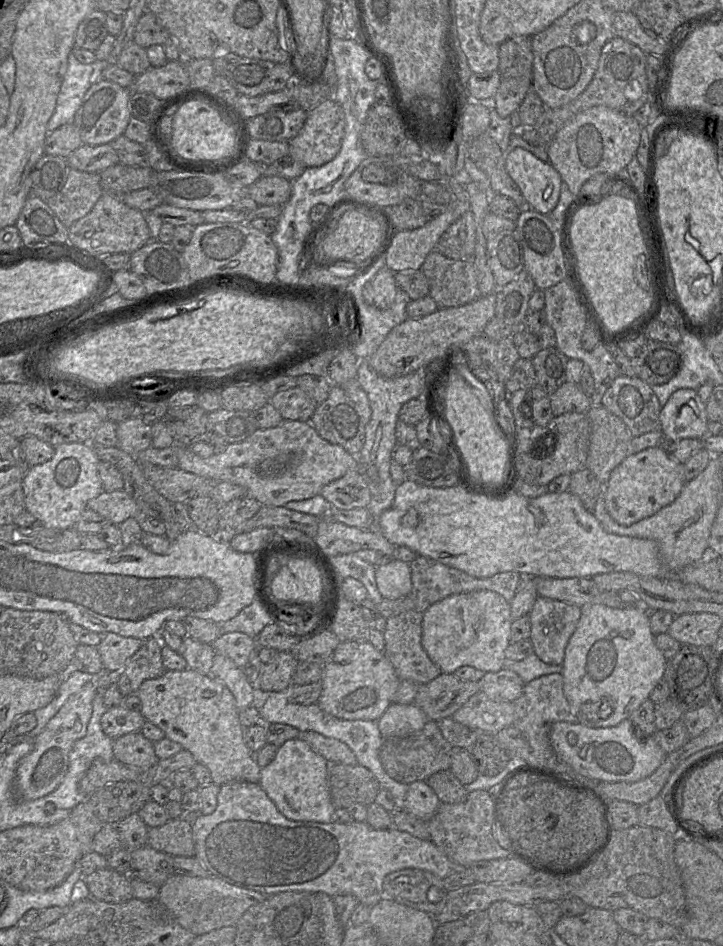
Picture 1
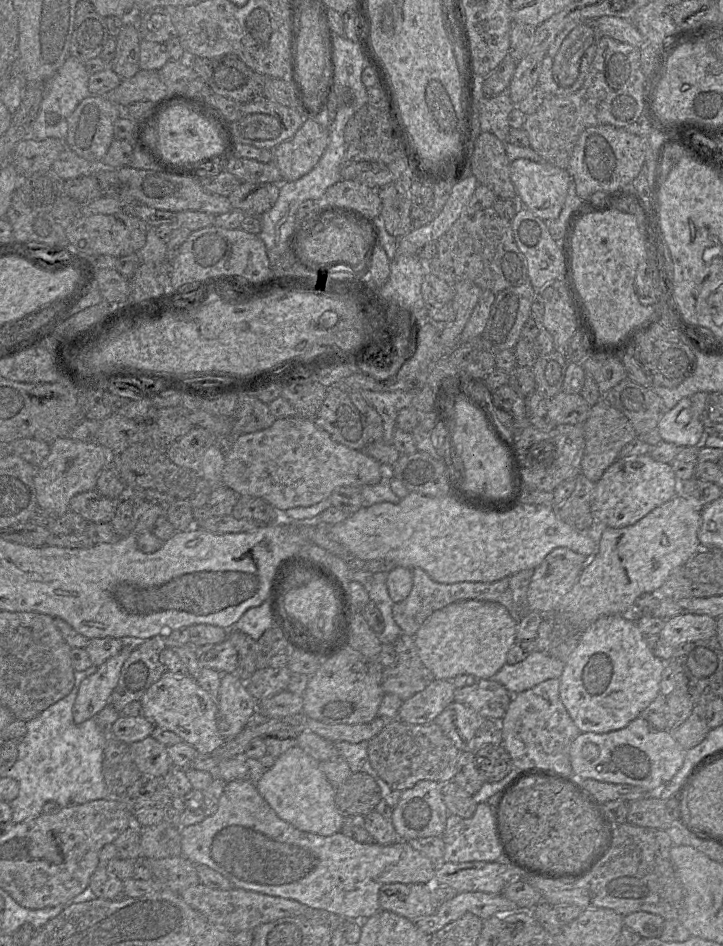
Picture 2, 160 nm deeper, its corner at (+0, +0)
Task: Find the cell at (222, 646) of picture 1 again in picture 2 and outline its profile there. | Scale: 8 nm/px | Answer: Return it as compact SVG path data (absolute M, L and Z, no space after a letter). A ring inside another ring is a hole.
M228 639L218 644L195 647L195 652L200 668L211 668L220 674L236 672L238 654Z

